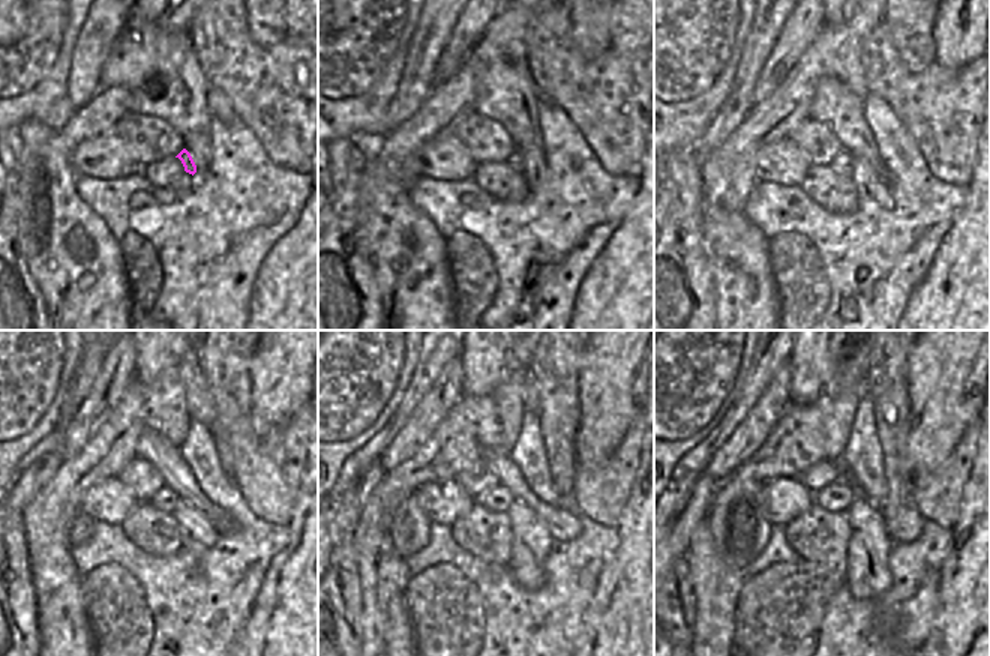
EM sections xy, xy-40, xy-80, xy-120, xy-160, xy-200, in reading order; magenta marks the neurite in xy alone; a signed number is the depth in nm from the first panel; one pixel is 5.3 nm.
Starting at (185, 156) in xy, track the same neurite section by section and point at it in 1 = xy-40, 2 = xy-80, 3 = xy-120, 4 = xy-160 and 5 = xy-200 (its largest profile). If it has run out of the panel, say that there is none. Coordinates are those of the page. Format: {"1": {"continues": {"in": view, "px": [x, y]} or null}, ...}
{"1": {"continues": {"in": "xy-40", "px": [516, 159]}}, "2": {"continues": {"in": "xy-80", "px": [843, 162]}}, "3": {"continues": {"in": "xy-120", "px": [165, 499]}}, "4": {"continues": {"in": "xy-160", "px": [498, 499]}}, "5": {"continues": {"in": "xy-200", "px": [836, 497]}}}

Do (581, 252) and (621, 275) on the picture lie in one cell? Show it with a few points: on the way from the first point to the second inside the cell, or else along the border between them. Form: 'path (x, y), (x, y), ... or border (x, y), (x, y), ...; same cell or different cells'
border (614, 231), (576, 291); different cells

